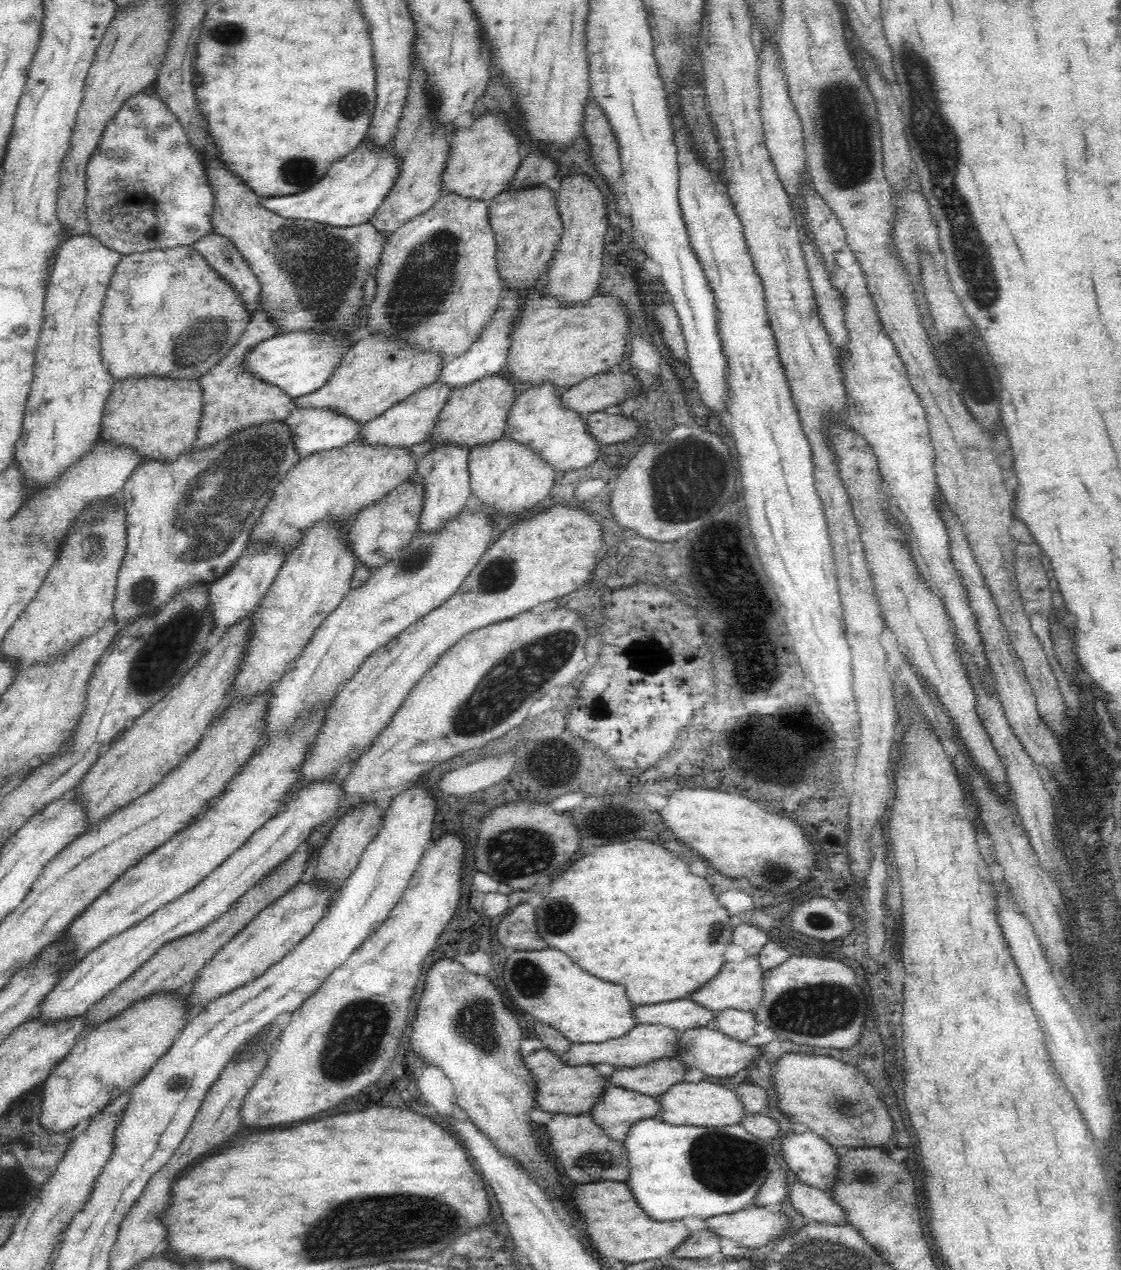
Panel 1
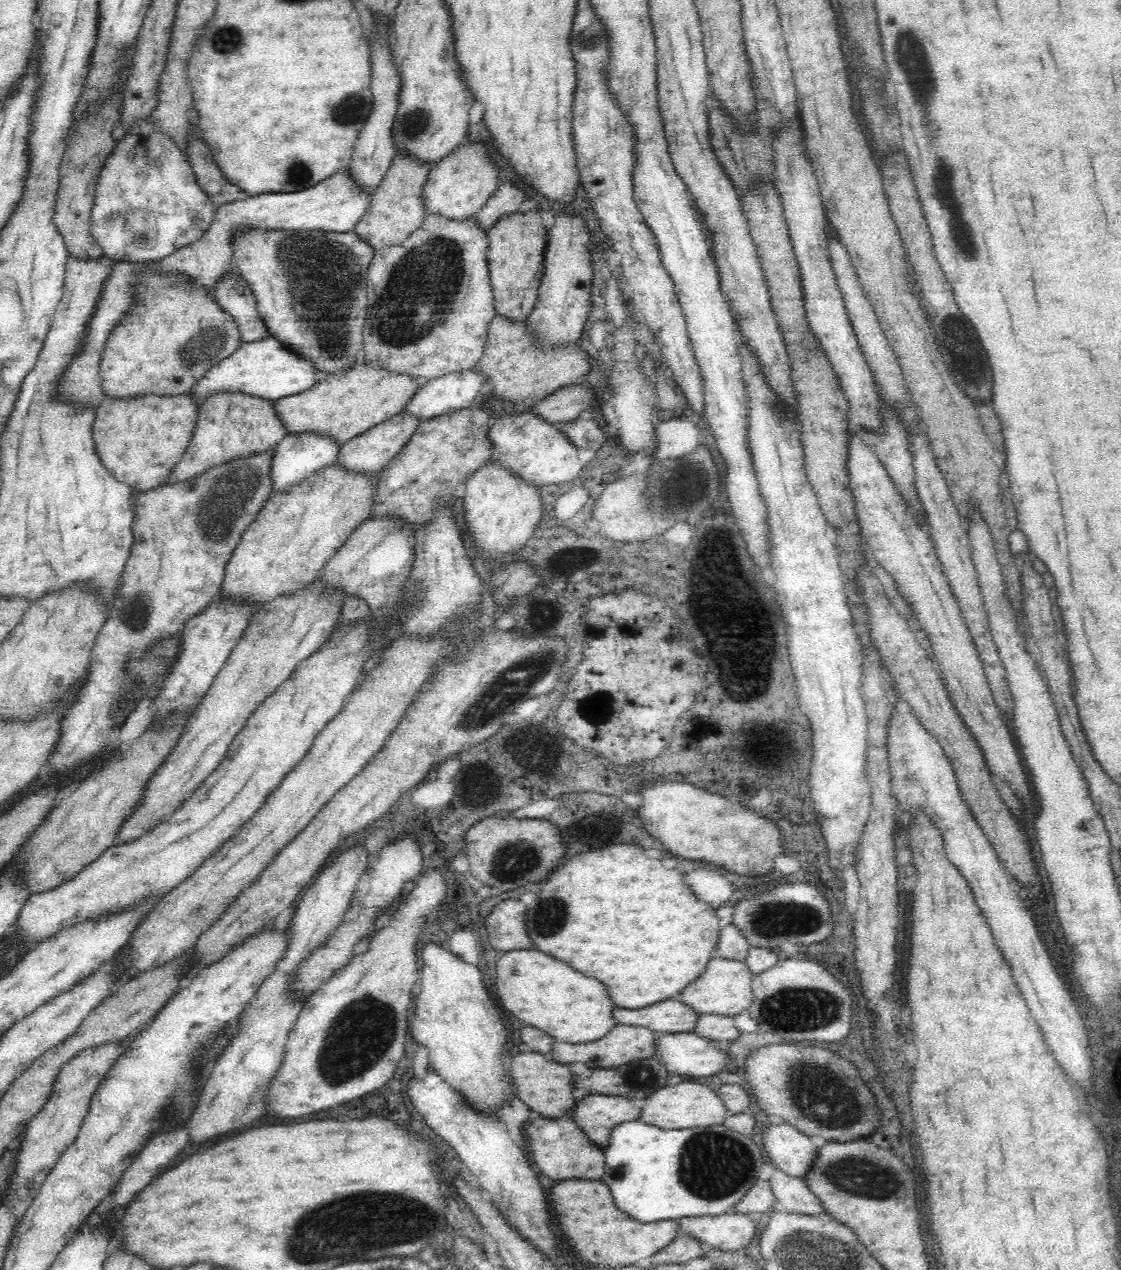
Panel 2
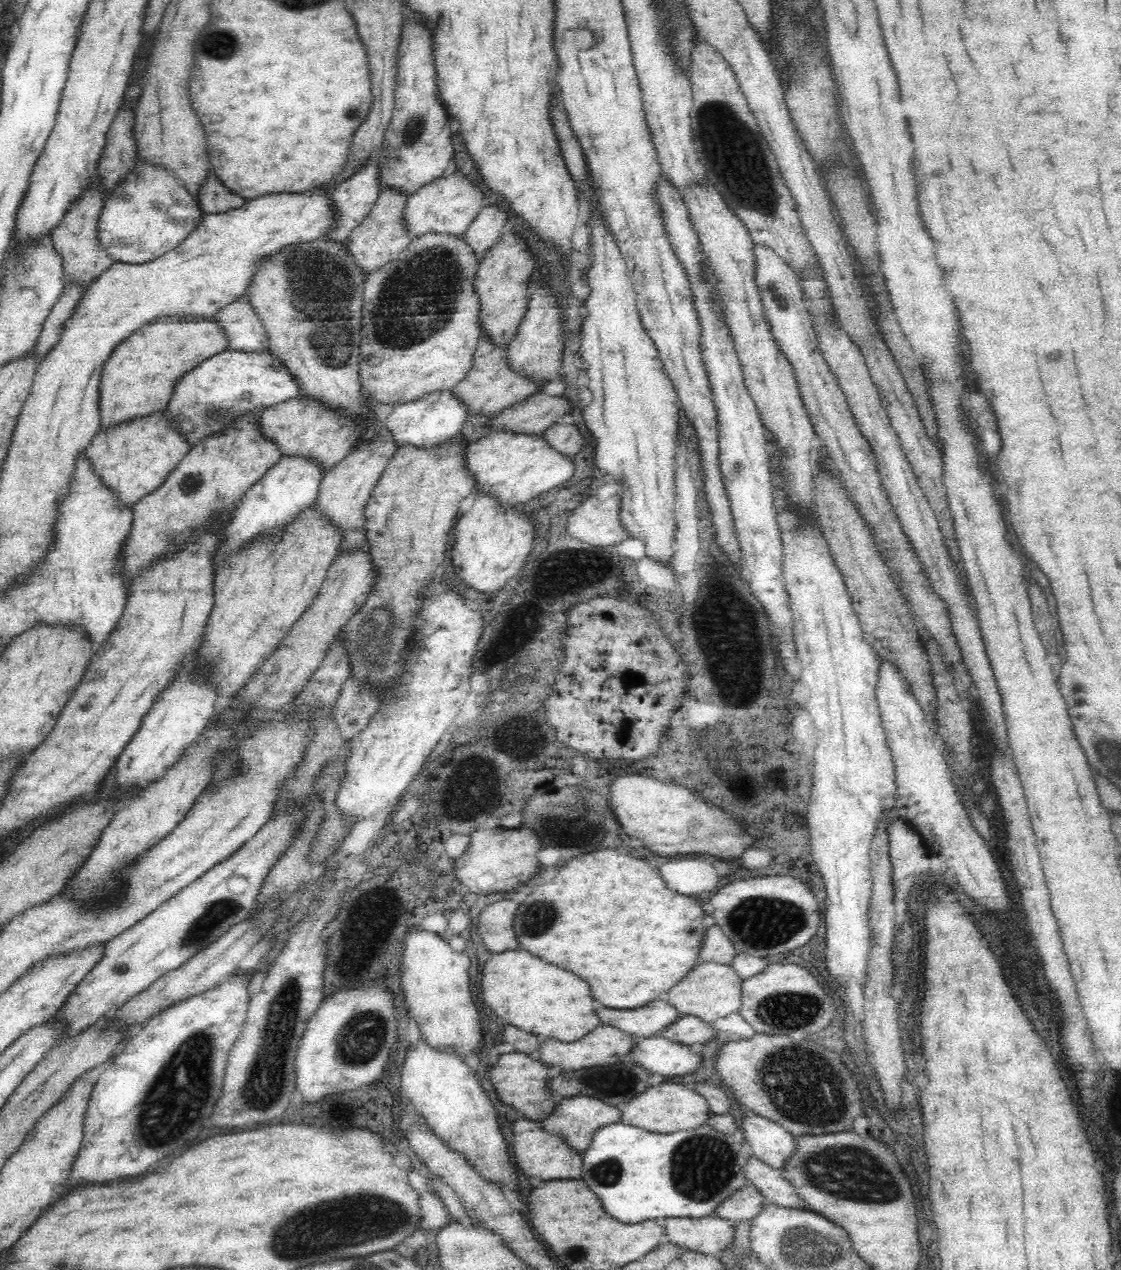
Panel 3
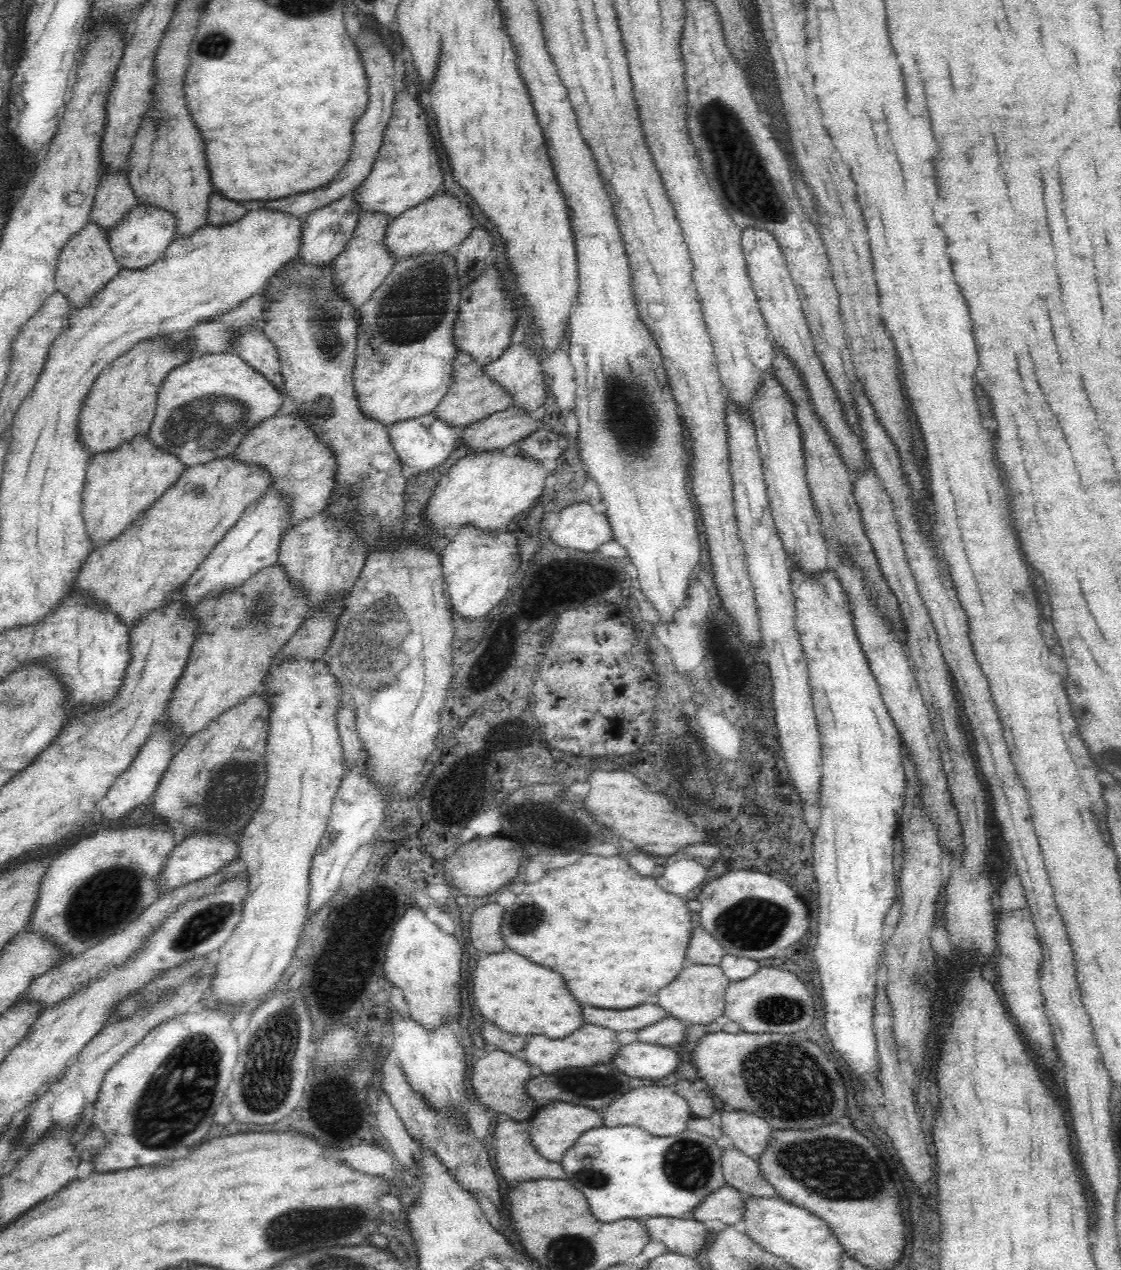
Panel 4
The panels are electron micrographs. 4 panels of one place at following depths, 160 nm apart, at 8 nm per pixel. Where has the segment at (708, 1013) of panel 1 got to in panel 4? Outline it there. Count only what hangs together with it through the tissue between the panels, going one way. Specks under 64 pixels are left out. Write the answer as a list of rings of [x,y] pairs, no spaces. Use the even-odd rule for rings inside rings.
[[[652,1002],[652,1004],[639,1004],[624,1010],[598,1010],[594,1006],[584,1006],[582,1016],[590,1024],[598,1024],[618,1033],[621,1030],[640,1030],[644,1026],[650,1026],[668,1017],[668,1013]]]

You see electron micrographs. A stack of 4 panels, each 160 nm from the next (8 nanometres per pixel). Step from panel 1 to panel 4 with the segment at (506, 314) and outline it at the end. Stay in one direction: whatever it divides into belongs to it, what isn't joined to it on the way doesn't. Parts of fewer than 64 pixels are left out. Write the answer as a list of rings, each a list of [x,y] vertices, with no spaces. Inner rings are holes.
[[[434,413],[425,414],[417,419],[395,422],[395,425],[389,428],[389,436],[396,456],[400,459],[404,470],[407,471],[407,475],[419,476],[444,464],[458,445],[458,434],[454,432],[454,428],[436,419]]]

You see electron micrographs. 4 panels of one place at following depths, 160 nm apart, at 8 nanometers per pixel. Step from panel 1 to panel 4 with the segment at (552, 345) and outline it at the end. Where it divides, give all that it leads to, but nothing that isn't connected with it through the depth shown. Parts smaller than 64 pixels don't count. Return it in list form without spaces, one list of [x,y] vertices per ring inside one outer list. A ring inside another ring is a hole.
[[[459,352],[452,360],[452,380],[448,393],[432,410],[436,419],[452,427],[464,427],[510,407],[512,397],[508,397],[500,386],[490,381],[483,372],[483,367],[474,362],[472,357]]]

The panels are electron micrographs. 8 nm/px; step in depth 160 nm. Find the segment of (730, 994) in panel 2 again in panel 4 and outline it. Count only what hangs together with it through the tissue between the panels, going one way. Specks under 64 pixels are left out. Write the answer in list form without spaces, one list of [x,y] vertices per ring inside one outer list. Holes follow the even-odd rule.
[[[686,964],[673,982],[654,994],[654,1004],[683,1024],[710,1024],[724,1010],[724,992],[731,984],[720,965]]]

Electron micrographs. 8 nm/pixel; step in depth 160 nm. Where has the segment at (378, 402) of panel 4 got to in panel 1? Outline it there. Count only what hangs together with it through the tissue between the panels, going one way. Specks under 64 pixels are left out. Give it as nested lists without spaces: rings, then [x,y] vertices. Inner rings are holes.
[[[449,194],[441,196],[431,209],[428,209],[424,214],[420,214],[419,217],[406,222],[406,224],[400,226],[399,229],[396,229],[384,240],[380,260],[372,273],[376,292],[374,292],[372,302],[368,304],[368,310],[366,310],[365,315],[366,326],[372,329],[372,333],[386,335],[392,341],[400,341],[400,343],[410,345],[412,349],[434,351],[434,353],[440,354],[440,357],[445,362],[454,357],[462,356],[471,348],[473,342],[483,333],[486,325],[492,320],[503,291],[502,280],[500,280],[500,275],[496,268],[496,237],[494,237],[490,226],[488,203],[474,199],[464,199],[460,195]]]

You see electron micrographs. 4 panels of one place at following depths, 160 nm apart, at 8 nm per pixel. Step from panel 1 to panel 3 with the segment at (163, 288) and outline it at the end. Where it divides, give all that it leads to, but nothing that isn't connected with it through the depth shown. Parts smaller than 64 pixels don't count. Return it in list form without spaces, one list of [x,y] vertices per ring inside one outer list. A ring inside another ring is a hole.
[[[164,317],[124,339],[108,357],[99,386],[100,430],[164,411],[176,382],[206,358],[228,349],[224,329],[212,317],[178,319]]]

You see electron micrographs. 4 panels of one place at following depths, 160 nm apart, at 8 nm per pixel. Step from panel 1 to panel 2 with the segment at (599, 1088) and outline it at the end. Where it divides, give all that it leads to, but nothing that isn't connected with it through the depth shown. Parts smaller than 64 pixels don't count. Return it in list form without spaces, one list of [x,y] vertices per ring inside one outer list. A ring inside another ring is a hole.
[[[526,1026],[520,1030],[520,1040],[528,1044],[532,1051],[517,1054],[507,1066],[509,1080],[515,1089],[515,1096],[520,1098],[530,1110],[540,1113],[542,1117],[560,1118],[566,1116],[580,1094],[576,1093],[570,1085],[574,1078],[572,1071],[570,1071],[570,1065],[560,1064],[547,1057],[555,1039],[544,1034],[542,1030]]]

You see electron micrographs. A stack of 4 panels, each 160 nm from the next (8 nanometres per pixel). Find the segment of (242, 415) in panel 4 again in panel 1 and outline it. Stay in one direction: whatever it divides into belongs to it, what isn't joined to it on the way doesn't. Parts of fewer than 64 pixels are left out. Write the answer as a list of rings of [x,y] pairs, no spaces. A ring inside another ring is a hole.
[[[296,331],[278,333],[258,342],[244,354],[243,367],[253,378],[280,388],[294,399],[319,390],[332,376],[342,361],[342,356],[351,348],[348,335],[342,333],[317,333]]]

